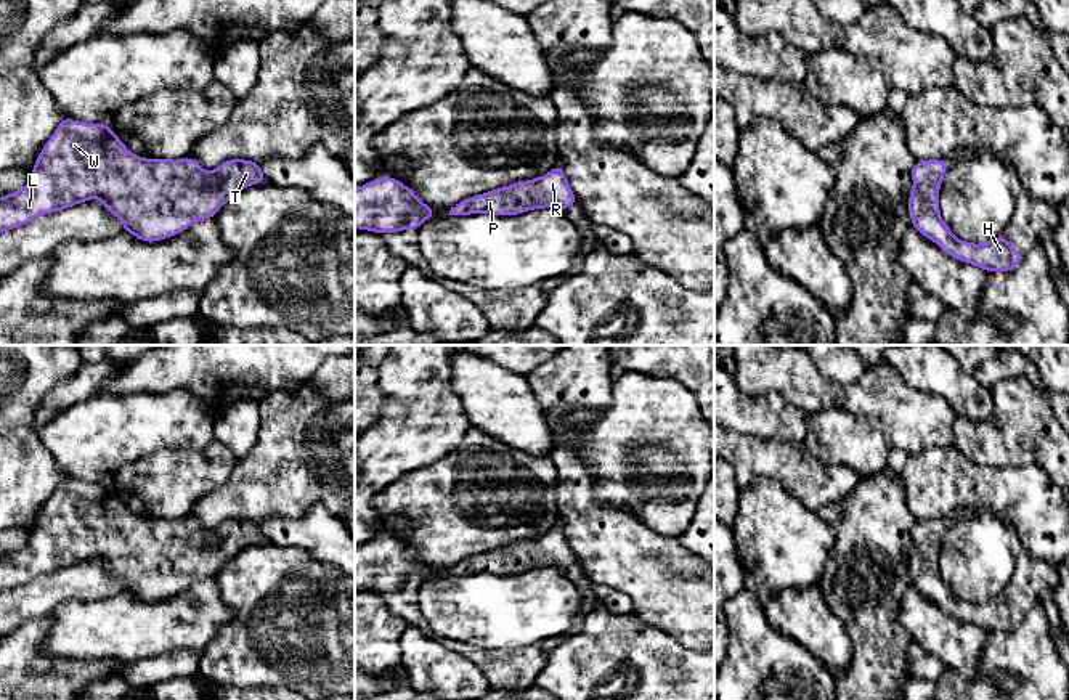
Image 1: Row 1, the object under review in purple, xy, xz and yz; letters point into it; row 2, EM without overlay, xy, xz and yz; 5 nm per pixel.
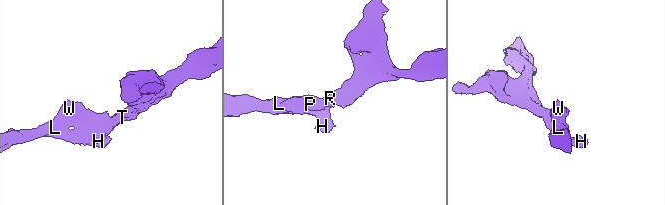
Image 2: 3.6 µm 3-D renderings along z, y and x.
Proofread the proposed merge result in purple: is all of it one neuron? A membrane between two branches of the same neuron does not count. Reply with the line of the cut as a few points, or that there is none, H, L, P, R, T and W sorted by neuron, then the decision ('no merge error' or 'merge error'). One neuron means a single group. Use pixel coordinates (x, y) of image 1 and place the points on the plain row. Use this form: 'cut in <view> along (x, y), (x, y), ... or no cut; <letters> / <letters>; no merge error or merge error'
no cut; H L P R T W; no merge error

